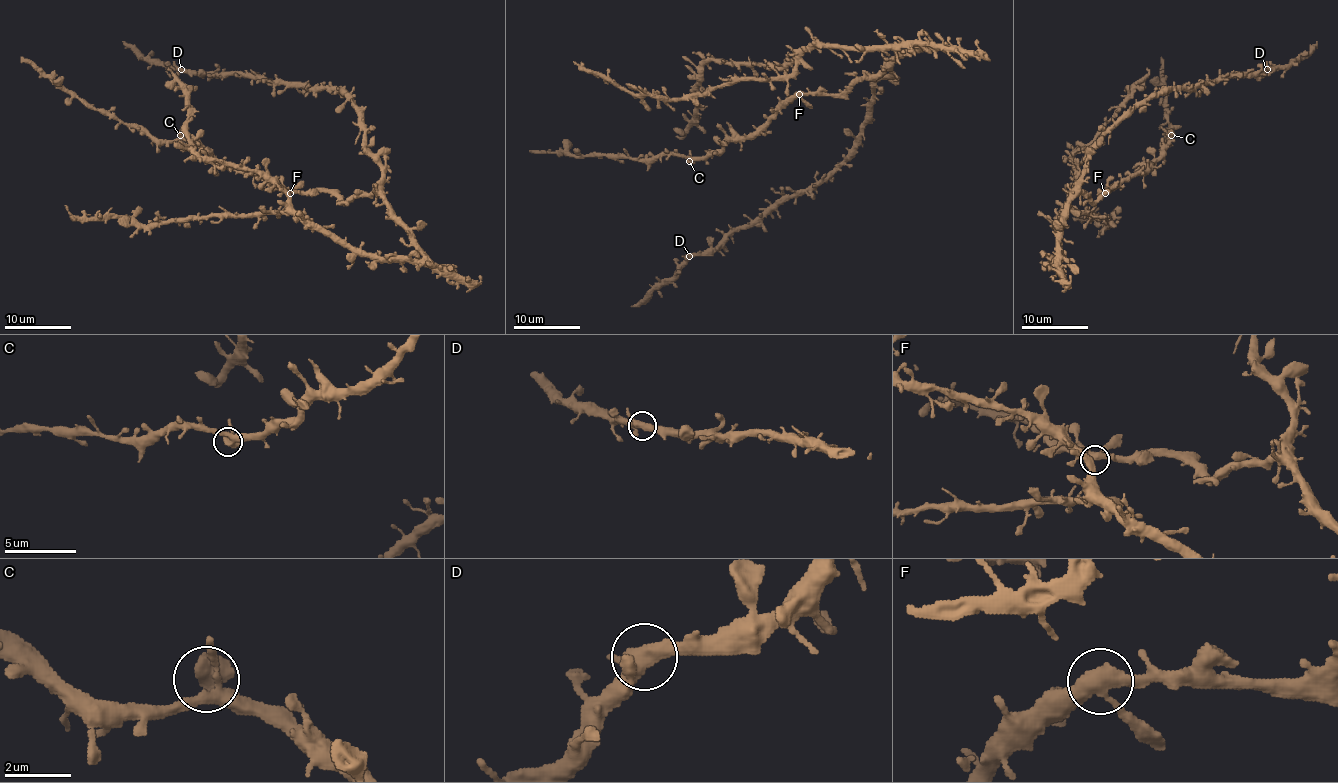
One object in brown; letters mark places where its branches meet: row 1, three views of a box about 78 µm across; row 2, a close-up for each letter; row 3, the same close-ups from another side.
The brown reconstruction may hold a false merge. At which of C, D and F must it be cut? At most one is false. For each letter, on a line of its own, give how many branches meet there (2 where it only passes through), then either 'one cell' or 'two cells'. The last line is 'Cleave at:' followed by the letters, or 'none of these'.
C: branches 3; one cell
D: branches 3; one cell
F: branches 3; one cell
Cleave at: none of these

